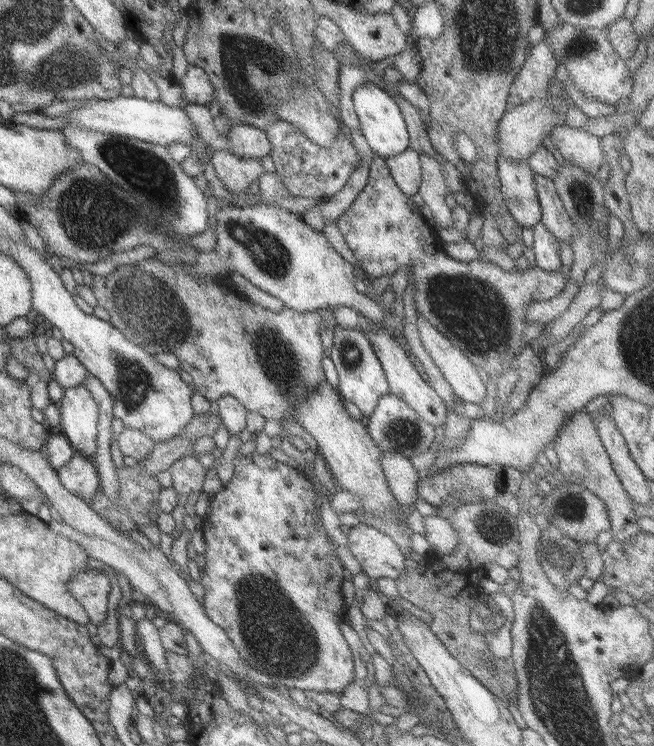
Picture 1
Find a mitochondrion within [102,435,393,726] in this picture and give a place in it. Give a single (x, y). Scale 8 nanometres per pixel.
(278, 635)

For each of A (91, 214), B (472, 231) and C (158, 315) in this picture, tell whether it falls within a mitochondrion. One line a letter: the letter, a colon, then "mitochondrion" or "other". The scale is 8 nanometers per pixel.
A: mitochondrion
B: other
C: mitochondrion

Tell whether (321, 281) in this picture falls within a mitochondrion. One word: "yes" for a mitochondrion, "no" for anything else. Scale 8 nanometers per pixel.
no

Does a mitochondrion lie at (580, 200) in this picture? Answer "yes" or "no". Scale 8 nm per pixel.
yes

